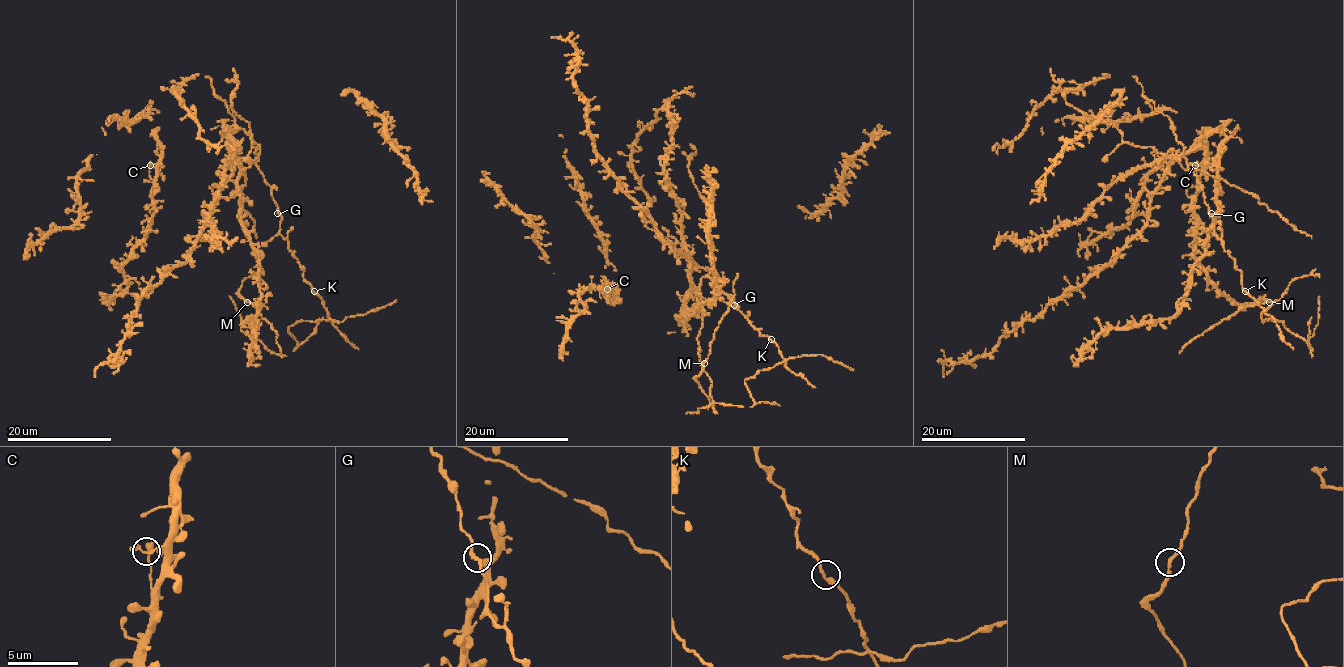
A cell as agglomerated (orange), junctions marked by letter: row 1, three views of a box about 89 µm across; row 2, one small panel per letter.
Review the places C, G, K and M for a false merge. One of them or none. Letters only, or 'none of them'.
none of them

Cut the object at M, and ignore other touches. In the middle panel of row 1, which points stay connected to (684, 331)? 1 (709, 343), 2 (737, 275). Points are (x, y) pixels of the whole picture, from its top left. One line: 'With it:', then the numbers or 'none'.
With it: none

